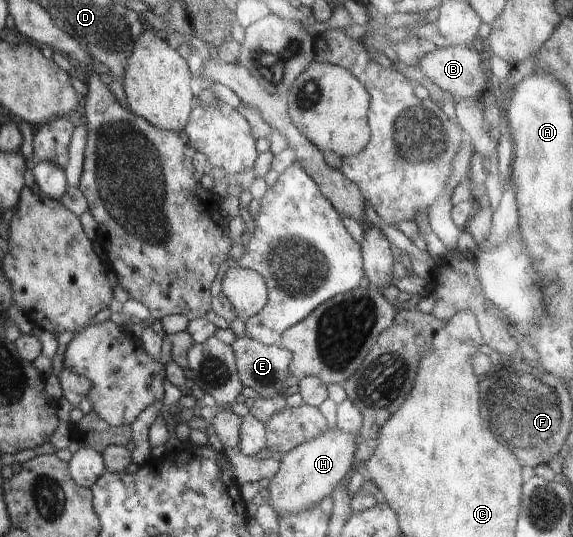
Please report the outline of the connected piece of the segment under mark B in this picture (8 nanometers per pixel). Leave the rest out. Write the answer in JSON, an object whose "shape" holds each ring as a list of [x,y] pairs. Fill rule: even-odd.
{"shape":[[[448,46],[428,52],[420,59],[418,67],[425,78],[428,78],[442,91],[448,92],[456,100],[461,98],[480,100],[491,89],[485,77],[484,64],[480,58],[480,53],[474,49],[466,49],[464,46]]]}

